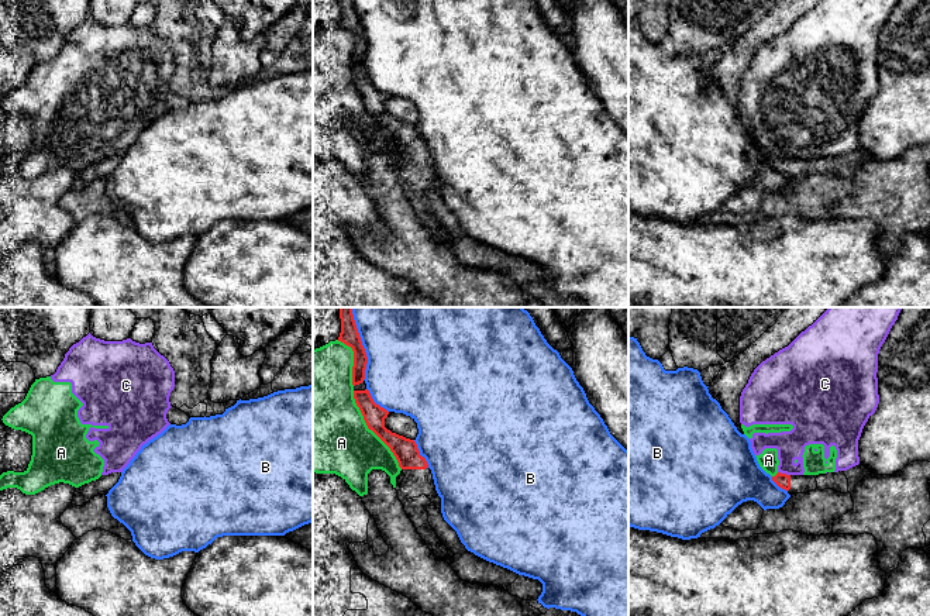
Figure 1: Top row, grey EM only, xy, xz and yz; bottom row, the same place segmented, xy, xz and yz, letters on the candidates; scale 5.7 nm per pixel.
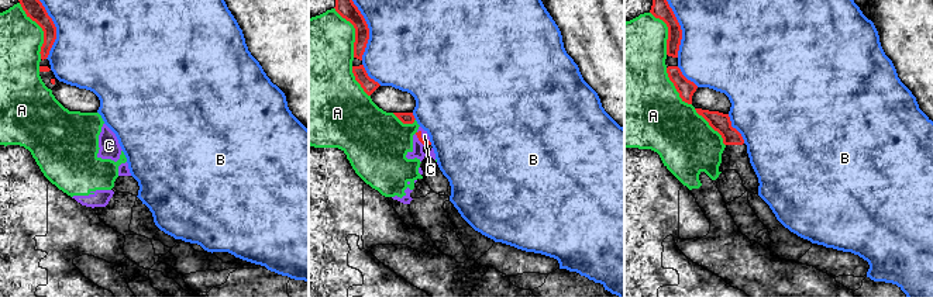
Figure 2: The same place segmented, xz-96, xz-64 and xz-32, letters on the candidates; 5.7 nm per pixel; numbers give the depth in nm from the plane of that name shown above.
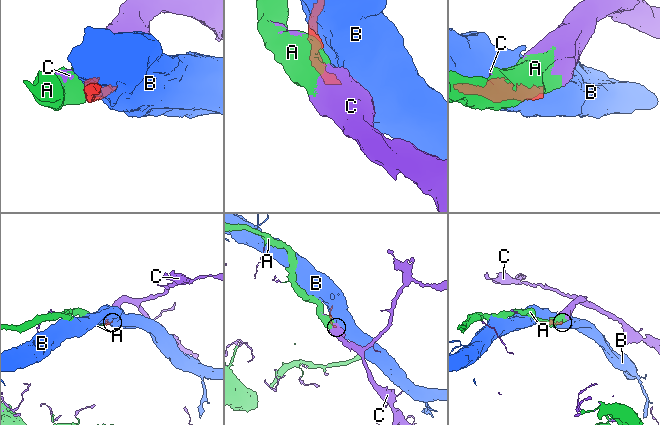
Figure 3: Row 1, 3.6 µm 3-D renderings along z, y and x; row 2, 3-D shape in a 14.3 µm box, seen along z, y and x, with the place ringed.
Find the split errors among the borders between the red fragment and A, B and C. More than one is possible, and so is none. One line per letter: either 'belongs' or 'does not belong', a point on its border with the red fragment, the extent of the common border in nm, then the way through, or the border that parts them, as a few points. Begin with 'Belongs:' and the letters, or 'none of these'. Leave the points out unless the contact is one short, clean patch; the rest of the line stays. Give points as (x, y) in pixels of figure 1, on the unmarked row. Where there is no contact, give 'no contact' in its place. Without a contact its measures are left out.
Belongs: none of these
A: does not belong | xz (371, 113) | 550 nm
B: does not belong | xz (364, 33) | 380 nm
C: does not belong | yz (784, 158) | 80 nm | along yz (778, 155), (789, 159)

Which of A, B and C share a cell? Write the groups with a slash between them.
A C / B

